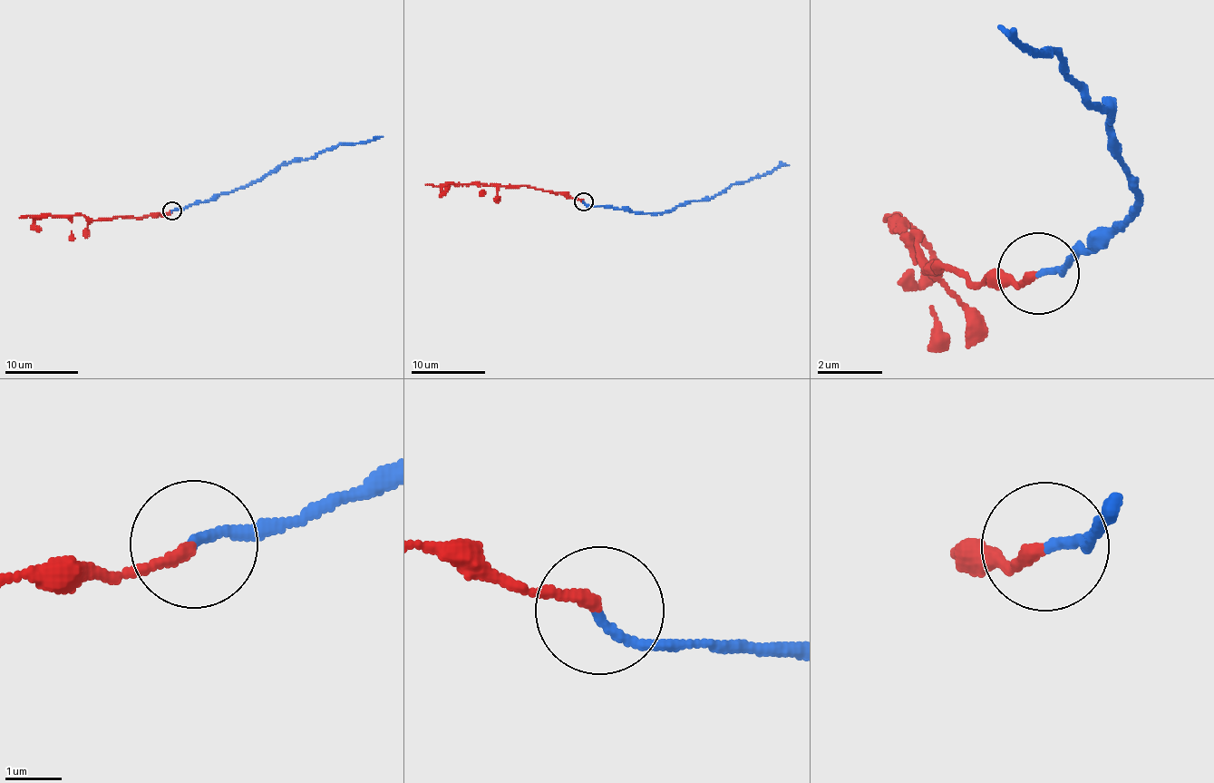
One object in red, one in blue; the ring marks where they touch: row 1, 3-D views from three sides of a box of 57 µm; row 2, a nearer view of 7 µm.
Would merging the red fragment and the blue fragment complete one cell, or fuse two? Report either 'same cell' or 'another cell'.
same cell

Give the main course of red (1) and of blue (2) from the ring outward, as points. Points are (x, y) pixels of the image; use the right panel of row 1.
1: (1035, 270), (1016, 284), (924, 266), (922, 239), (901, 219), (933, 267), (895, 286)
2: (1035, 270), (1096, 249), (1114, 235), (1139, 194), (1110, 125), (1063, 71), (1062, 53), (1033, 57), (1015, 32)

